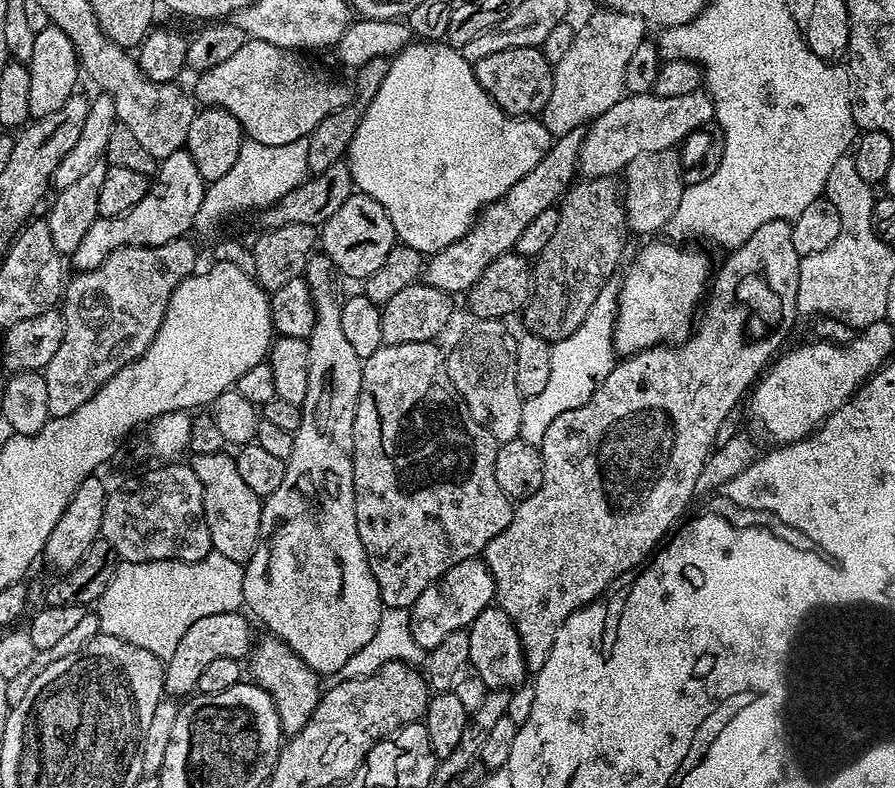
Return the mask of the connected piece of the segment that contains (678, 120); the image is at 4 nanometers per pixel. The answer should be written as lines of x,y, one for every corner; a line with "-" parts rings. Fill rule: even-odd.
707,91
685,94
679,98
662,98
655,94
624,95
606,114
587,125
584,141
580,147
579,175
615,177
638,154
650,154
654,150
676,148
694,130
707,128
713,123
716,107

